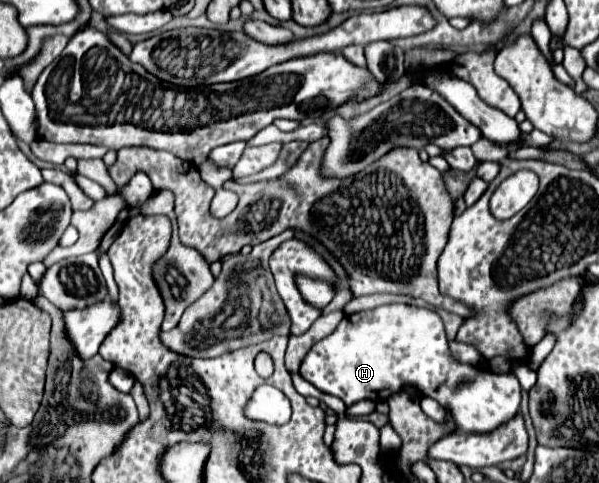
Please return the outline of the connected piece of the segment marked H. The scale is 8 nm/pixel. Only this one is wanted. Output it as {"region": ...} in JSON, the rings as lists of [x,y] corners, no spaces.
{"region":[[[389,304],[389,306],[379,306],[375,310],[345,316],[327,338],[319,340],[307,352],[301,364],[301,376],[321,392],[341,398],[345,406],[351,406],[359,400],[383,402],[391,394],[399,392],[403,384],[413,384],[421,388],[425,396],[435,398],[441,406],[449,406],[459,432],[469,432],[469,434],[487,434],[497,430],[501,422],[509,422],[509,418],[513,418],[513,414],[519,412],[519,402],[521,402],[521,386],[513,374],[481,372],[475,366],[455,362],[455,358],[449,354],[439,314],[427,308],[415,308],[407,304]]]}

